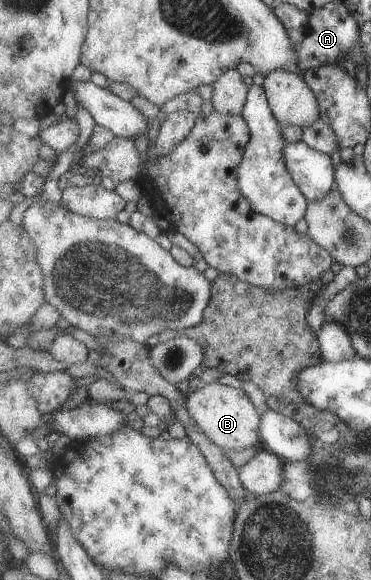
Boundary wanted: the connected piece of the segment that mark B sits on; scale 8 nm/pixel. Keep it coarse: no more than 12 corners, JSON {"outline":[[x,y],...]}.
{"outline":[[218,382],[189,393],[200,430],[230,454],[263,443],[242,389]]}

